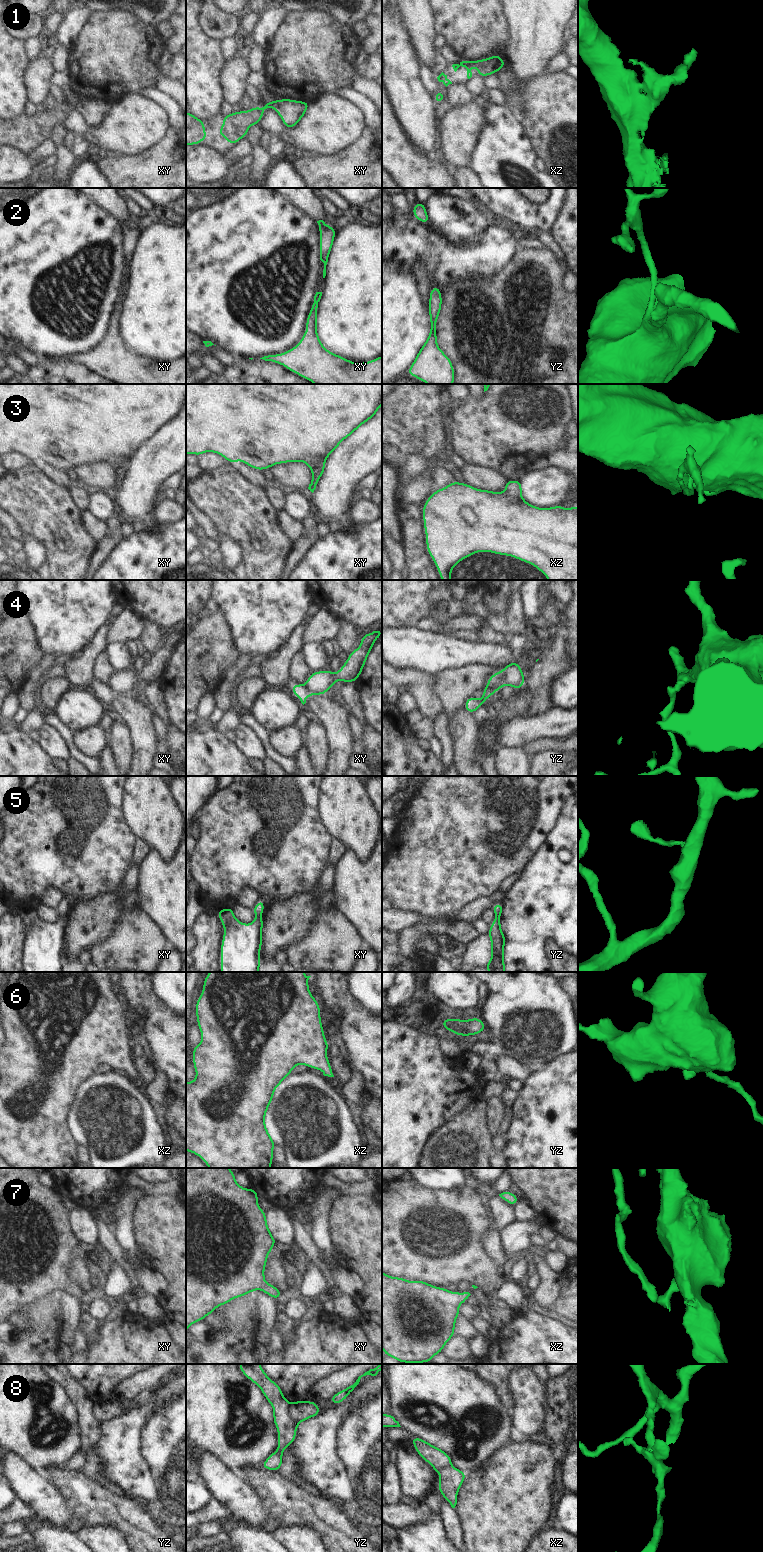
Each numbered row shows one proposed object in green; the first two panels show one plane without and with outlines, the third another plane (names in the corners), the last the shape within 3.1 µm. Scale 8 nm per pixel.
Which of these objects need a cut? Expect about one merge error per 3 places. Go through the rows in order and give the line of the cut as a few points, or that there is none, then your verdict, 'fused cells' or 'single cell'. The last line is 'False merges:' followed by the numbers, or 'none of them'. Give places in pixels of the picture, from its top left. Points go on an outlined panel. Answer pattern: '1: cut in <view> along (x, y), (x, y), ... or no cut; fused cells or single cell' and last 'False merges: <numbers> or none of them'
1: no cut; single cell
2: no cut; single cell
3: no cut; single cell
4: cut in xy along (304, 685), (310, 694); fused cells
5: no cut; single cell
6: no cut; single cell
7: no cut; single cell
8: cut in yz along (289, 1404), (289, 1414), (298, 1423); fused cells
False merges: 4, 8

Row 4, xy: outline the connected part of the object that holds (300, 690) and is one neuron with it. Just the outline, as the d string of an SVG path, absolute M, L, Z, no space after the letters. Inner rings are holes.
M293 684L291 686L291 691L300 699L303 705L306 703L307 698L310 696L309 691L303 684Z

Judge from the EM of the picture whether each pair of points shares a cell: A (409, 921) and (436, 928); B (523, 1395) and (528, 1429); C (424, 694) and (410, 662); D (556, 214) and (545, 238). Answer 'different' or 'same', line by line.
A: different
B: same
C: different
D: different

